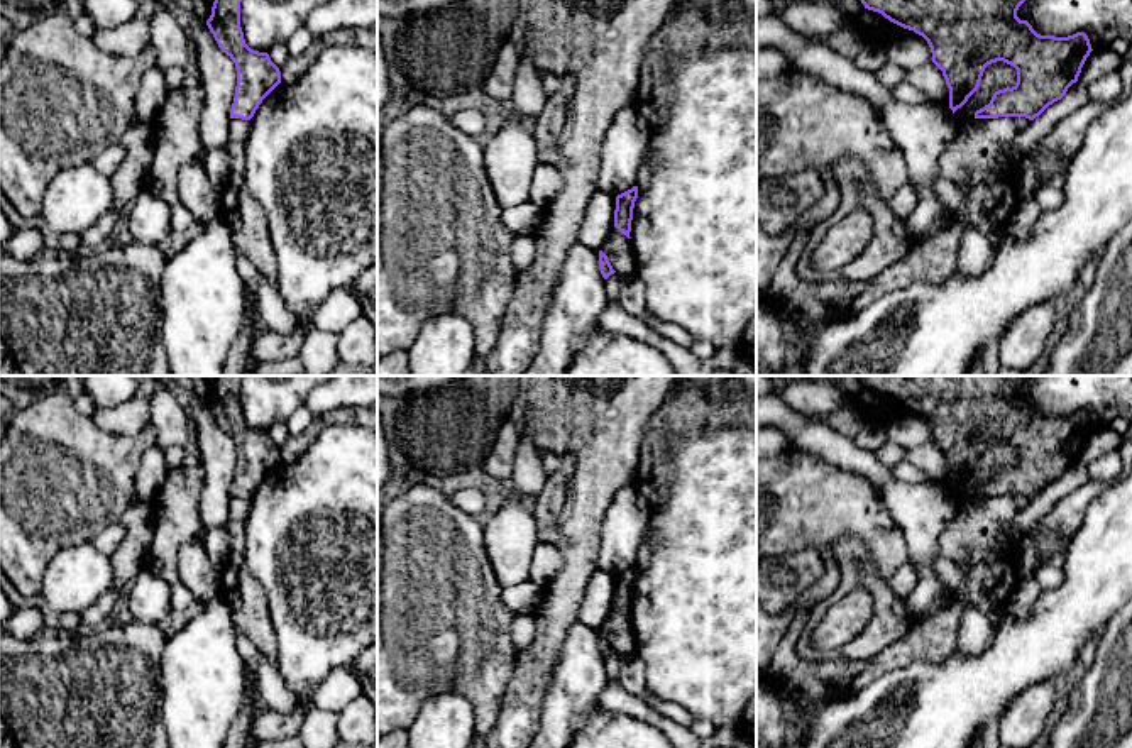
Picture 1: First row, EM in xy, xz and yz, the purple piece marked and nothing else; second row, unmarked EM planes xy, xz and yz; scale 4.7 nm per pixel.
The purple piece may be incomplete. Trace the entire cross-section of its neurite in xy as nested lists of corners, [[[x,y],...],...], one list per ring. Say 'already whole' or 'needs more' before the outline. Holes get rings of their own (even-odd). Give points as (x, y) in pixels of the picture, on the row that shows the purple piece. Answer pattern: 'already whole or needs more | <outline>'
already whole | [[[215,0],[206,20],[218,47],[235,63],[237,86],[230,118],[250,120],[262,100],[281,83],[281,71],[267,52],[245,44],[240,27],[242,0]]]

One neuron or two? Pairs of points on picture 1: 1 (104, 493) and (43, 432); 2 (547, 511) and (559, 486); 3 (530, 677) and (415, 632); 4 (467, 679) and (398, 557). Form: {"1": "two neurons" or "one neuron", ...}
{"1": "one neuron", "2": "one neuron", "3": "two neurons", "4": "one neuron"}

